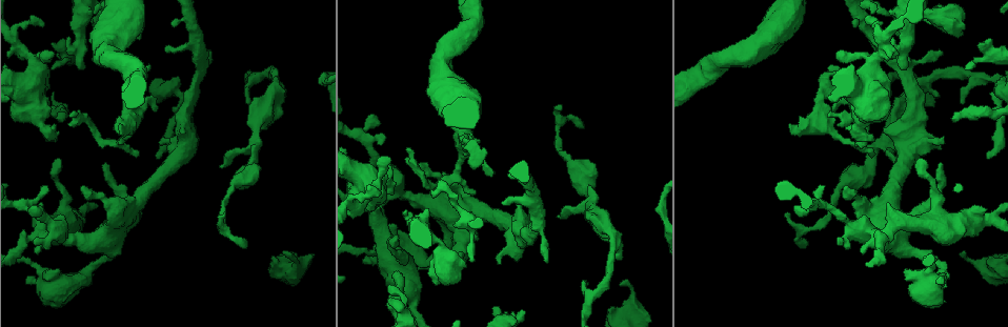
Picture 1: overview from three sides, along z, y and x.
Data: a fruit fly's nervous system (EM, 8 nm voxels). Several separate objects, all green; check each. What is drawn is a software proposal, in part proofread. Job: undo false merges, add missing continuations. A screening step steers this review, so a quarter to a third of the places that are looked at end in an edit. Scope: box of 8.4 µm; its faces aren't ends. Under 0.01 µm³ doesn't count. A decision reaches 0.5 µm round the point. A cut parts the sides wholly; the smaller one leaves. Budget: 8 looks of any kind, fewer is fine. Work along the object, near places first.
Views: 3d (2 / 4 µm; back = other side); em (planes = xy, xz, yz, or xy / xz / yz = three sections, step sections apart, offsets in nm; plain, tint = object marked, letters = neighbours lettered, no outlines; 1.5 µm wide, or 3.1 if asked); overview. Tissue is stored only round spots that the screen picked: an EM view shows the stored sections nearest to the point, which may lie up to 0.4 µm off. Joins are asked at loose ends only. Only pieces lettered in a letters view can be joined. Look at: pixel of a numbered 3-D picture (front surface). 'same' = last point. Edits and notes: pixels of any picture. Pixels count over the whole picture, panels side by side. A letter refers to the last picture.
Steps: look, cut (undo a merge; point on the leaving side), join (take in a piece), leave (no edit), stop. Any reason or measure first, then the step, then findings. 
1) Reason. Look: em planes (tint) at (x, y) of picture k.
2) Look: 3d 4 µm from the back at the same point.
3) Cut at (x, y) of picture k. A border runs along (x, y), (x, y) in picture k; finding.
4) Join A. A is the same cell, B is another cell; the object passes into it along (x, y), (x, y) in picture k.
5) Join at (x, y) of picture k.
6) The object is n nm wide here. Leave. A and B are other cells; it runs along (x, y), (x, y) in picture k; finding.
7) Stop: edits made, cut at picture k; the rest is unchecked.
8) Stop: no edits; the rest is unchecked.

An open end. Look: em xz step 8 (letters) at (808, 241) of picture 1.

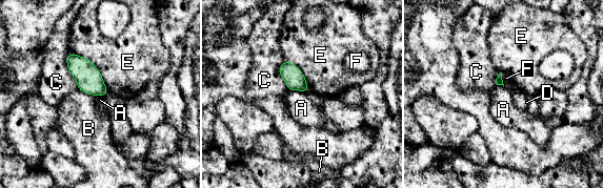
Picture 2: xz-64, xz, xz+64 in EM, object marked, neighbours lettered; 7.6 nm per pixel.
The longest contact is with E, 420 nm. Leave. A, B, C, D, E and F are other cells; a border runs along (79, 89), (94, 96) in picture 2; none of them fits.

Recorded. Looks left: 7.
Tapers out. Look: em xz step 8 (letters) at (224, 167) of picture 1.

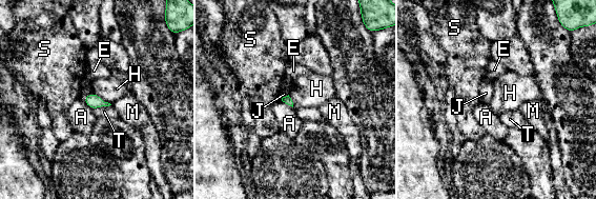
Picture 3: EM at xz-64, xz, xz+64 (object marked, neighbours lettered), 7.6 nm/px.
Look: em yz step 4 (letters) at the same point.

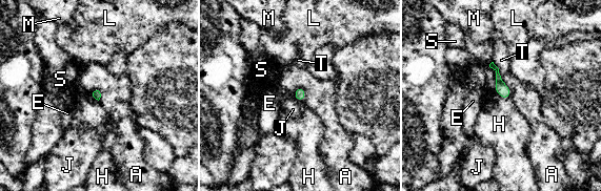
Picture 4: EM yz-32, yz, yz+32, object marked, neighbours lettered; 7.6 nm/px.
The longest contact is with A, 240 nm. Leave. A, E, H, J, L, M, S and T are other cells; a border runs along (495, 90), (501, 97), (508, 99) in picture 4; no lettered piece goes on from it.

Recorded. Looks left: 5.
An open end. Look: 3d 2 µm at (584, 284) of picture 1.

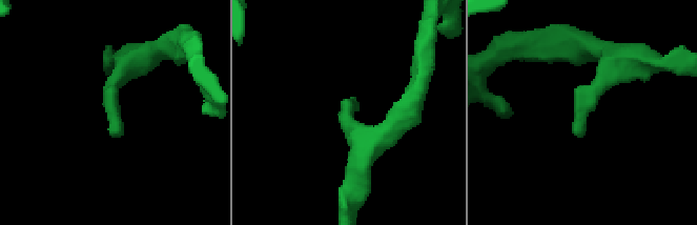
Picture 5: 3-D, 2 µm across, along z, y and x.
Look: em yz step 8 (tint) at (347, 107) of picture 5.

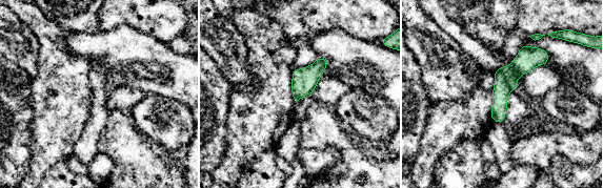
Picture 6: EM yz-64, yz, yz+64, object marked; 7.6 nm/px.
What lies round it. Look: em yz step 8 (letters) at the same point.

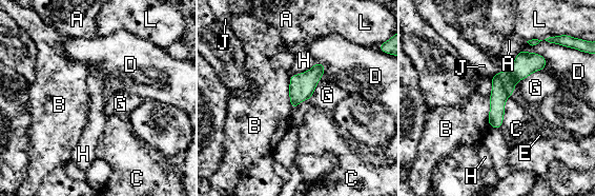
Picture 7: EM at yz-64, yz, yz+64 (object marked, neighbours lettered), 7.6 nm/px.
Leave. A, B, C, D, E, G, H, J and L are other cells; it runs along (544, 61), (503, 86), (493, 124) in picture 7; no lettered piece goes on from it.

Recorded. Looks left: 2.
Stop: no edits; the rest is unchecked.

